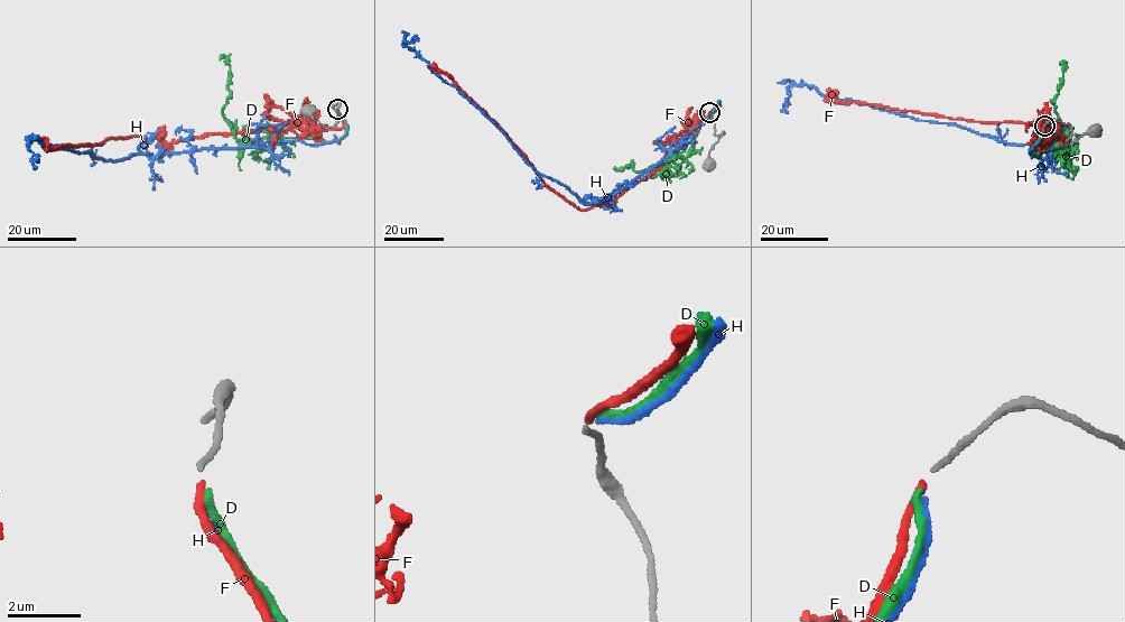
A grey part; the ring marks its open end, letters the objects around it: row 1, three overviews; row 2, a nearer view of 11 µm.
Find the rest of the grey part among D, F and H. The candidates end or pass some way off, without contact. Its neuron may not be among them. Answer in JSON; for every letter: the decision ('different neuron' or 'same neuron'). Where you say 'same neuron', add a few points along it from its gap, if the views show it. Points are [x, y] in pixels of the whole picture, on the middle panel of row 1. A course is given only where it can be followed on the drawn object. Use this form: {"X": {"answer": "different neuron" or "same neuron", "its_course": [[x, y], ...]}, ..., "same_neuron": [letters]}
{"D": {"answer": "different neuron"}, "F": {"answer": "different neuron"}, "H": {"answer": "different neuron"}, "same_neuron": []}

